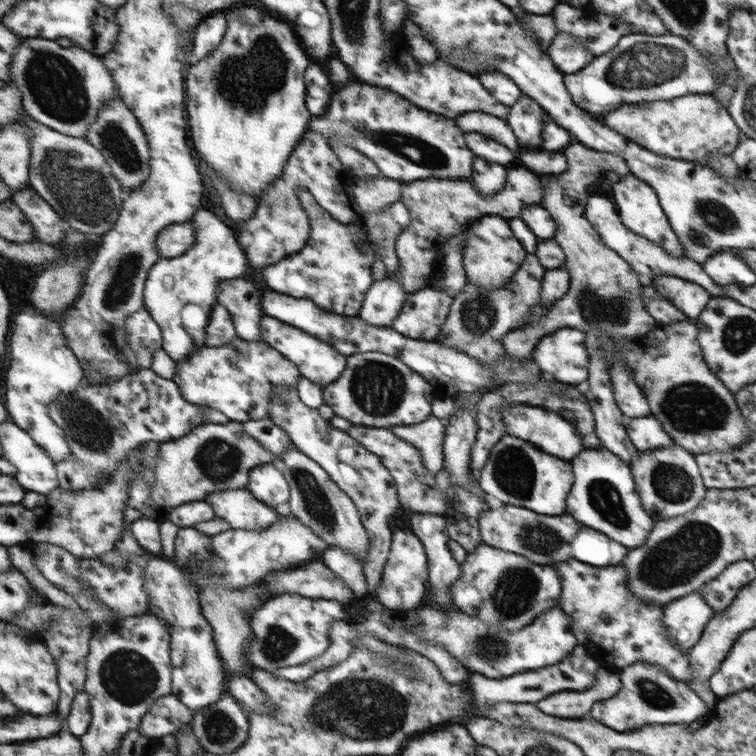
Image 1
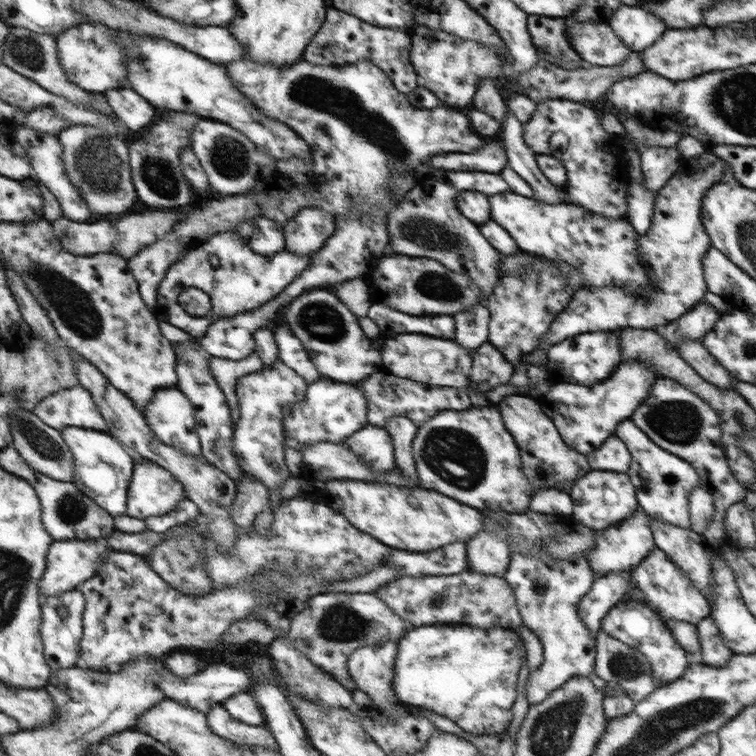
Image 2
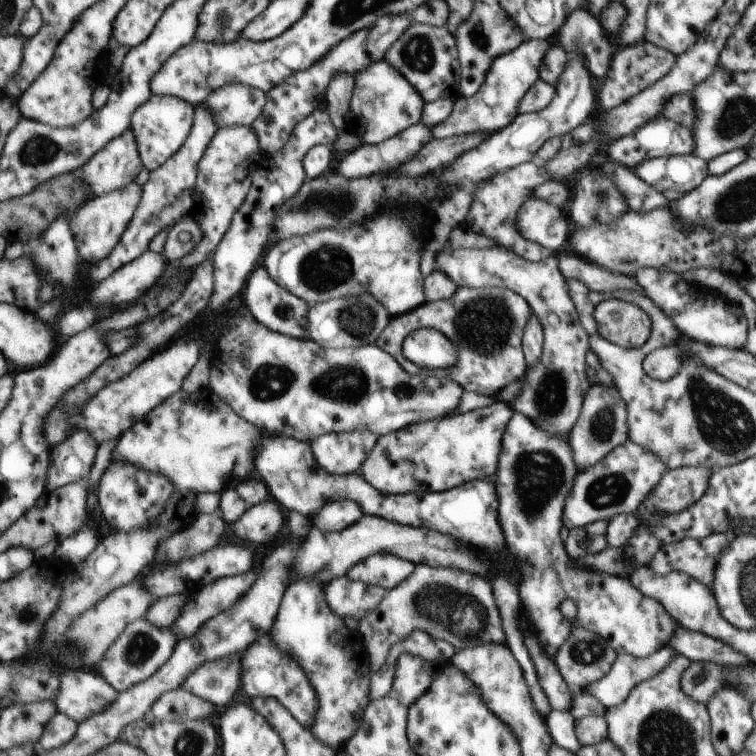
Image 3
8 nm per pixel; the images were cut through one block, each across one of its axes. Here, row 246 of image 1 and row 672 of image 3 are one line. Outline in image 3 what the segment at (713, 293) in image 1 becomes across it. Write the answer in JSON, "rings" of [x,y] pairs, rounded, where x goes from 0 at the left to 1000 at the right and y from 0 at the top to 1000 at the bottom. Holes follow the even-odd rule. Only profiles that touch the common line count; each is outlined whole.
{"rings":[[[882,854],[851,870],[816,865],[804,892],[771,913],[786,921],[800,937],[816,934],[829,923],[841,905],[872,892],[893,865]]]}

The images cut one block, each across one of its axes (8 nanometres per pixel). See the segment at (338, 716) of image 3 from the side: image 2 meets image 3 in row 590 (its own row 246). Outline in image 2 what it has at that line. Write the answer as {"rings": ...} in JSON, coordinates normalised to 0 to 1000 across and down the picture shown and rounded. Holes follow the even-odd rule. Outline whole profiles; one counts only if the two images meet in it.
{"rings":[[[401,275],[373,298],[377,331],[396,339],[417,335],[444,304],[443,286],[425,275]]]}

